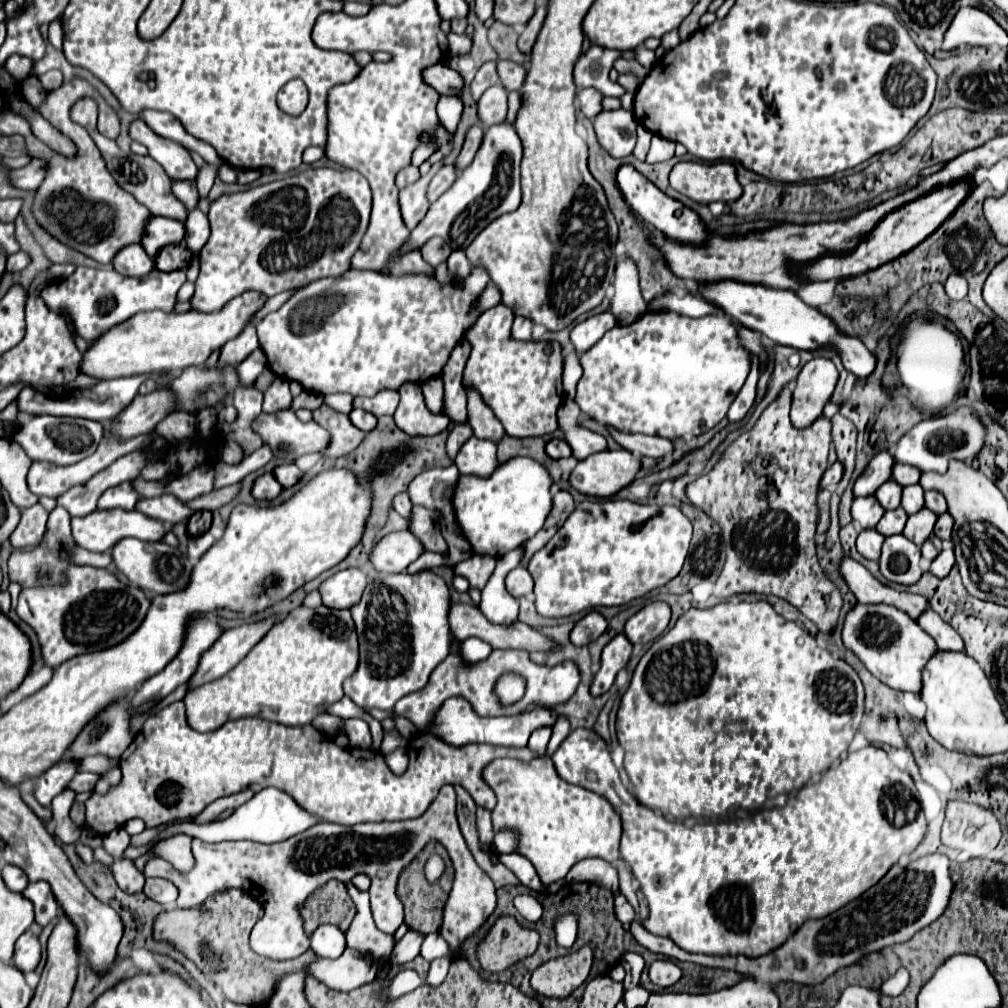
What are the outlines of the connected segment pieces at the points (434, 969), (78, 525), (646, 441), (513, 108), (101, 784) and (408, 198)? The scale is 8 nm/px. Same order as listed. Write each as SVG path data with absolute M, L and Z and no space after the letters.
M448 956L448 958L432 960L424 984L426 984L426 986L434 986L434 988L436 988L438 984L442 984L442 980L444 980L446 974L448 974L448 966L450 966L450 962L452 962L454 958L456 958L456 956Z
M122 508L94 510L88 516L72 518L72 536L74 536L76 544L90 550L90 552L108 552L120 538L126 538L126 536L154 542L154 540L160 540L164 536L164 532L166 532L166 528L160 520L148 518L136 510L122 510Z
M610 430L614 440L634 452L634 454L642 454L642 456L652 456L652 458L660 458L660 456L666 456L672 452L672 442L670 440L662 440L658 436L646 436L646 434L624 434L624 432L618 432L618 430Z
M510 92L510 96L508 96L508 118L506 118L508 122L516 120L520 104L522 104L522 98L518 96L518 92Z
M114 766L114 768L112 768L112 770L108 770L106 774L102 774L102 778L100 778L100 780L98 780L98 784L96 784L96 792L98 792L98 794L106 794L112 786L120 784L120 780L122 780L120 768L118 768L118 766Z
M444 158L440 162L436 162L432 166L432 170L422 176L416 184L400 190L400 210L402 210L402 218L404 218L404 224L412 230L428 212L430 208L430 202L426 198L426 190L428 190L428 184L434 176L434 172L438 172L440 168L444 166Z

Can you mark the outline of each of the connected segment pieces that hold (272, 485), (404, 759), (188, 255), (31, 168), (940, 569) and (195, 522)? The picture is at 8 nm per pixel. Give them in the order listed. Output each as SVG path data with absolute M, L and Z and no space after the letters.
M264 474L262 478L256 480L252 494L256 500L274 500L282 494L282 484L278 484L278 480L274 480L272 474Z
M396 748L394 752L386 754L384 758L386 758L386 764L388 764L388 768L390 768L394 774L404 774L404 772L406 772L409 758L404 748Z
M176 244L176 246L162 248L162 252L158 254L158 258L154 262L156 262L158 270L162 270L162 272L174 272L174 270L188 268L190 260L192 260L192 252L186 246Z
M34 158L28 166L24 166L20 170L14 170L10 174L10 178L12 178L14 186L24 188L24 190L34 190L34 188L38 188L42 184L42 180L46 178L46 172L48 172L46 160Z
M948 548L948 550L942 550L938 558L934 558L934 562L930 564L928 572L934 574L936 578L946 578L952 566L954 566L954 550Z
M196 512L190 520L188 520L188 534L194 538L194 536L200 536L204 534L208 528L210 528L210 522L212 522L212 514L210 512Z

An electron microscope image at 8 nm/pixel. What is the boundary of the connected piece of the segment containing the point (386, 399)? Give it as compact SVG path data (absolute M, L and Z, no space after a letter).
M386 388L386 390L378 392L372 398L360 398L360 396L354 398L352 406L354 408L362 408L366 412L372 412L374 416L384 416L384 414L394 414L394 410L398 406L398 400L400 400L398 392Z

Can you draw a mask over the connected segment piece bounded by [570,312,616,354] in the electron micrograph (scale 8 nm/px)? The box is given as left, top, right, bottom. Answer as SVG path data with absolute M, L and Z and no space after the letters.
M610 312L588 316L580 324L576 324L572 328L572 332L570 332L570 340L572 340L574 348L576 348L576 352L582 354L588 348L592 348L614 324L616 324L616 320L614 320L614 316Z

